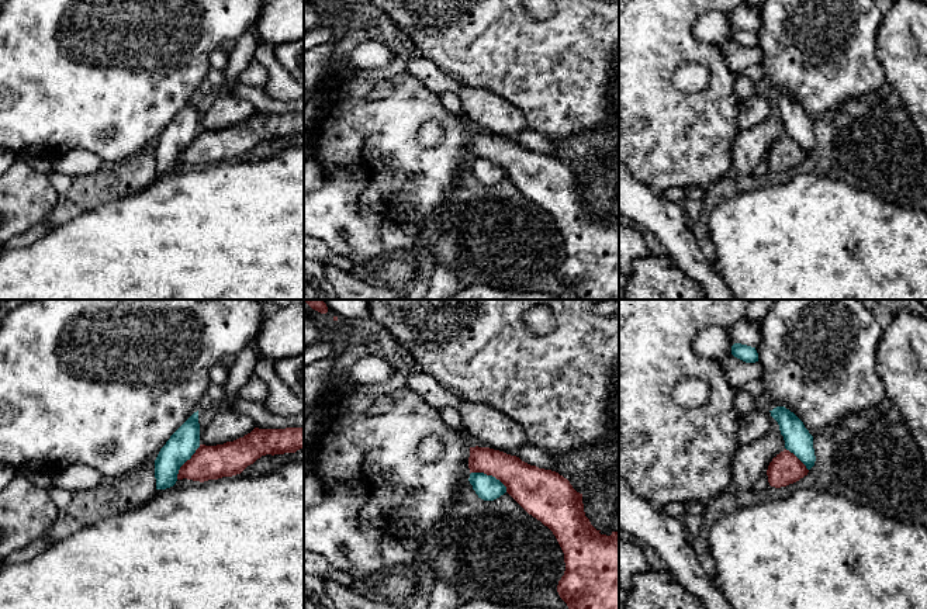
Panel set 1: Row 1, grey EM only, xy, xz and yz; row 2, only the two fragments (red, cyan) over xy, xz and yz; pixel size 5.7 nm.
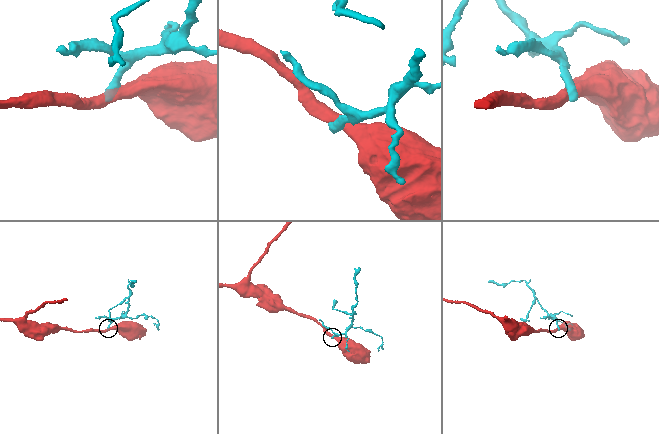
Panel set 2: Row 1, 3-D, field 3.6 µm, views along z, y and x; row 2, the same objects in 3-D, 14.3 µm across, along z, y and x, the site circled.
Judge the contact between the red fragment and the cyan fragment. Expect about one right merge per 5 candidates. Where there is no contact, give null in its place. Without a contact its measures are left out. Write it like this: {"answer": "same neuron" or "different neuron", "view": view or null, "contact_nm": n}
{"answer": "different neuron", "view": "xz", "contact_nm": 240}

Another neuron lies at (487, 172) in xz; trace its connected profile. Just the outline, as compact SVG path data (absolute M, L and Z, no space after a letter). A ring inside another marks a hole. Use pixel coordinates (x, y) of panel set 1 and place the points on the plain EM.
M471 158L468 166L484 186L494 186L506 177L506 172L499 165L484 158Z

